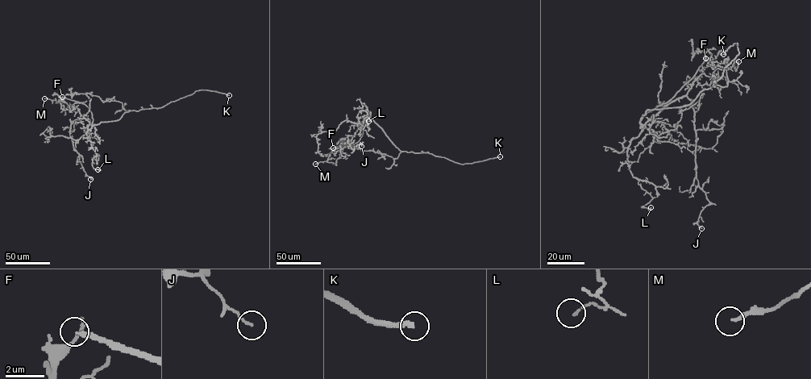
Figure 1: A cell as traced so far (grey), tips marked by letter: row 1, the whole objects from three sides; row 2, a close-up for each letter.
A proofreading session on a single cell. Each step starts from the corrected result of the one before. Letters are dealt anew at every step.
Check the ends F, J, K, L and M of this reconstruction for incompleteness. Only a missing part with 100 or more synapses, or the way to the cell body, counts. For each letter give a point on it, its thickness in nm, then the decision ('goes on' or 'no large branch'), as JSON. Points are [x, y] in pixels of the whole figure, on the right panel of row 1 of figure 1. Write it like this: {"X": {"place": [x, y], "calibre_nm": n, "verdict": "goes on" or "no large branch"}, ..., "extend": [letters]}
{"F": {"place": [705, 58], "calibre_nm": 140, "verdict": "goes on"}, "J": {"place": [701, 228], "calibre_nm": 100, "verdict": "no large branch"}, "K": {"place": [723, 54], "calibre_nm": 220, "verdict": "goes on"}, "L": {"place": [650, 207], "calibre_nm": 100, "verdict": "no large branch"}, "M": {"place": [738, 61], "calibre_nm": 160, "verdict": "no large branch"}, "extend": ["F", "K"]}

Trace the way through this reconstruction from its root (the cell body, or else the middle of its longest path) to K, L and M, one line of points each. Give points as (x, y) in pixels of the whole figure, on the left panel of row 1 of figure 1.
K: (112, 121), (118, 120), (131, 110), (160, 107), (196, 90), (214, 90), (229, 95)
L: (112, 121), (94, 124), (86, 133), (97, 155), (92, 159), (92, 166), (97, 169)
M: (112, 121), (101, 122), (89, 129), (89, 122), (77, 108), (64, 110), (59, 102), (44, 98)

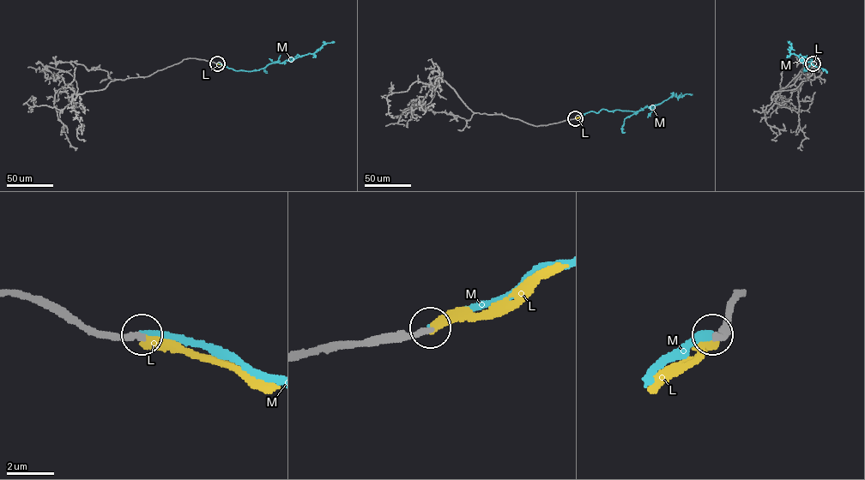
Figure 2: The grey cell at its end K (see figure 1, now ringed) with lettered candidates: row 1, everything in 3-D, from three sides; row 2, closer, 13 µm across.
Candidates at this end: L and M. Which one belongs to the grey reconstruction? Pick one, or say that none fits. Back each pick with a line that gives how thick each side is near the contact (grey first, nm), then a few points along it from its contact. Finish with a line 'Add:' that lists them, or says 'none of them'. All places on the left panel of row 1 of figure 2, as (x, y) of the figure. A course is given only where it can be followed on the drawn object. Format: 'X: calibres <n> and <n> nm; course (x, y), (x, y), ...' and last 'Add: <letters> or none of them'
M: calibres 240 and 320 nm; course (217, 63), (237, 70), (257, 70), (269, 63), (313, 53), (323, 44), (335, 41)
Add: M

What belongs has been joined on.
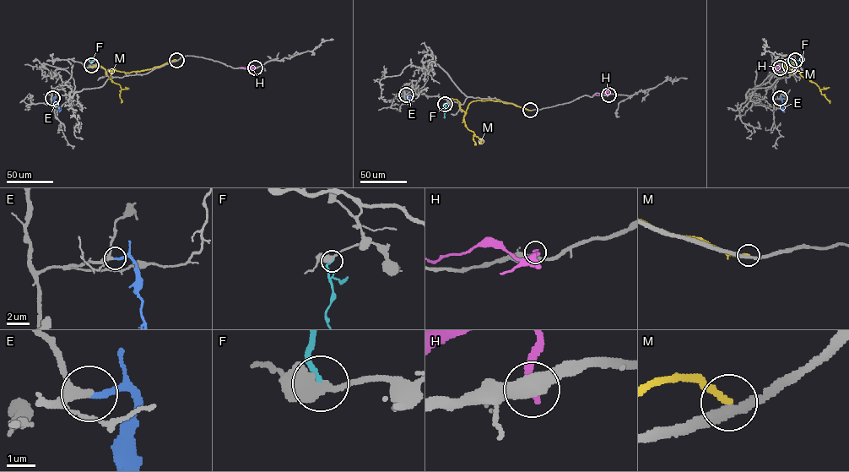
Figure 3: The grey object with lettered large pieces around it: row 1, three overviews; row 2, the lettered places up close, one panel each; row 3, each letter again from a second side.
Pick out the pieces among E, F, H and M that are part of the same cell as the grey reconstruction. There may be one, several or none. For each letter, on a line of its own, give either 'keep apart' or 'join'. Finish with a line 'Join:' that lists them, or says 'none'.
E: join
F: keep apart
H: keep apart
M: keep apart
Join: E

